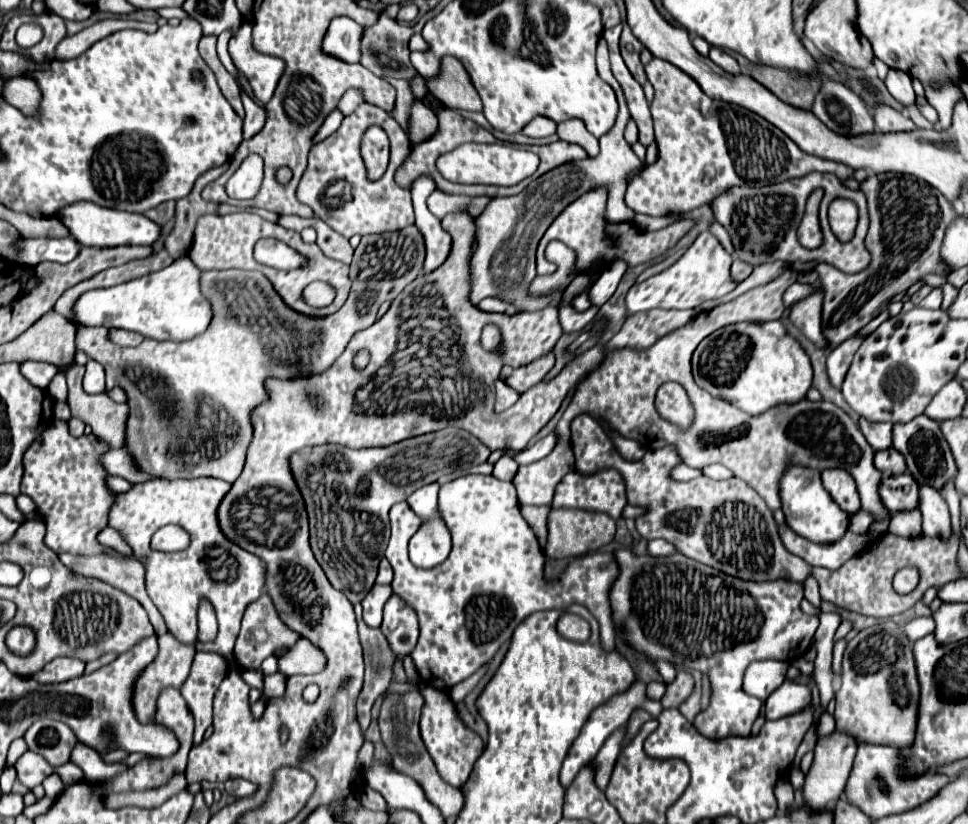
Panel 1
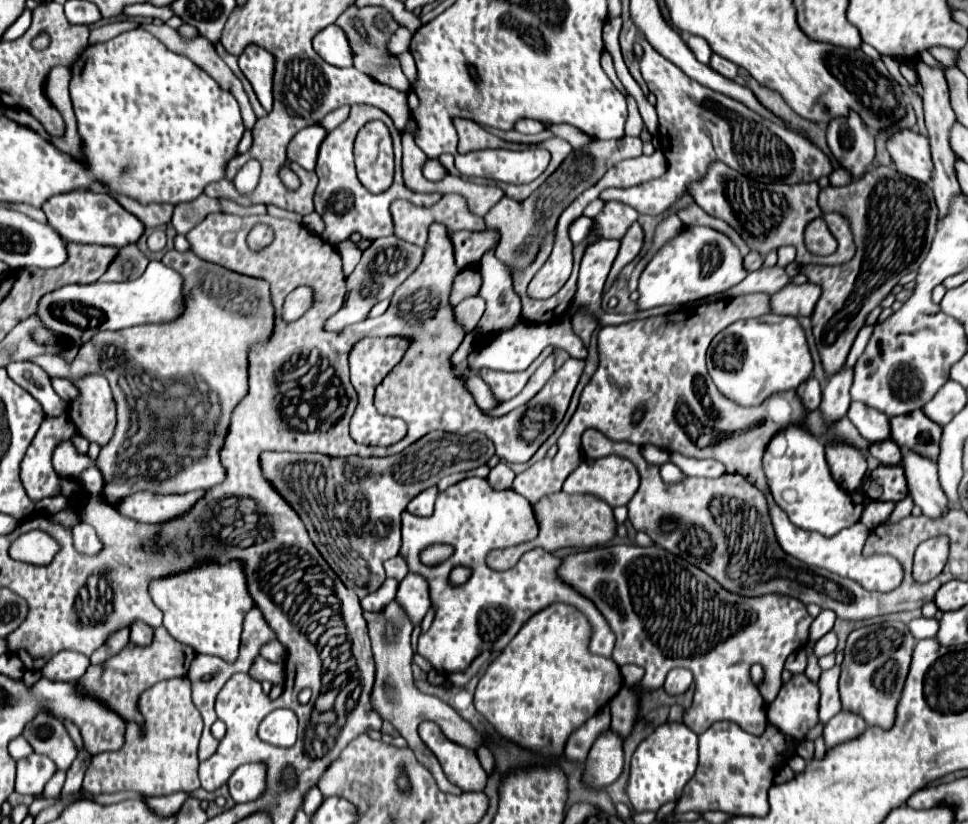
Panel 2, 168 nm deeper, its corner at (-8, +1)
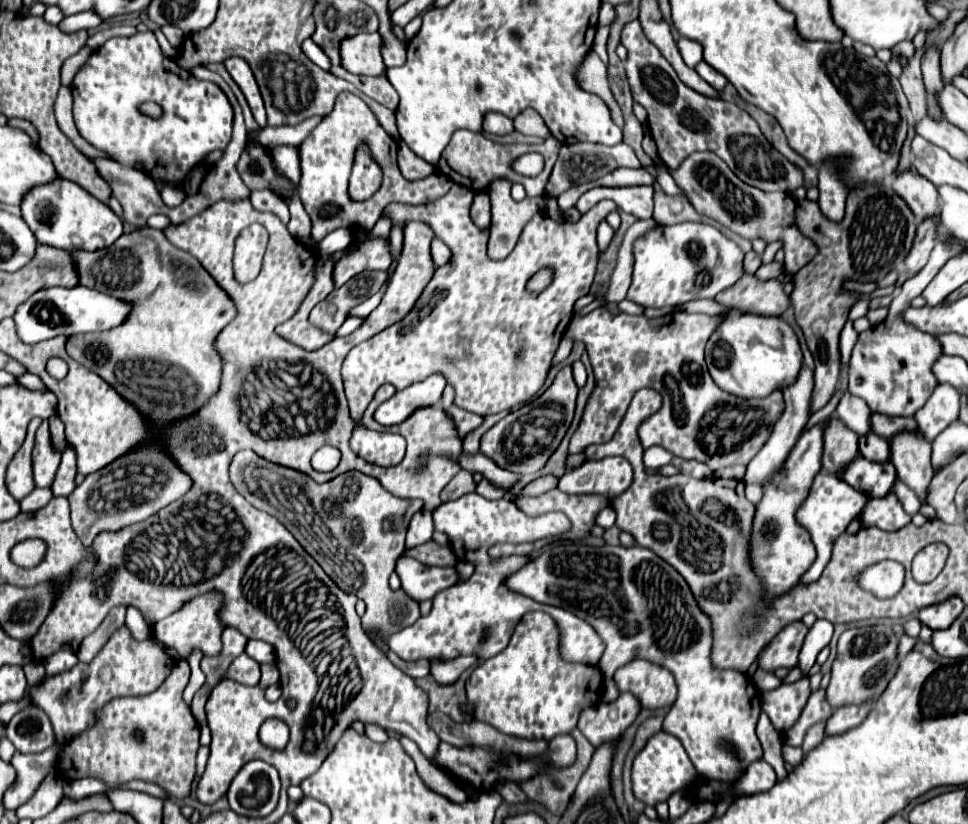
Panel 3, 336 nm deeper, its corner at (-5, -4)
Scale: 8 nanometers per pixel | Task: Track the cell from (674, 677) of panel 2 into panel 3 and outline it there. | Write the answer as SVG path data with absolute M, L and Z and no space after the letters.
M630 660L614 672L620 692L630 692L638 698L642 708L672 706L676 700L676 682L670 670L648 660Z

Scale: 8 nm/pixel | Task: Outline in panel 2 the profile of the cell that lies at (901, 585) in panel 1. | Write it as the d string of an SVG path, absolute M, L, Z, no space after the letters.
M935 537L923 541L915 551L915 563L913 563L913 579L917 583L931 581L937 577L947 561L949 555L949 539L947 537Z

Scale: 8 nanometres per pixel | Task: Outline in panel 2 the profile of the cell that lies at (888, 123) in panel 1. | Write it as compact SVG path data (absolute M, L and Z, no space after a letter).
M911 129L893 131L887 139L887 151L903 175L917 181L929 181L933 163L929 153L929 139Z

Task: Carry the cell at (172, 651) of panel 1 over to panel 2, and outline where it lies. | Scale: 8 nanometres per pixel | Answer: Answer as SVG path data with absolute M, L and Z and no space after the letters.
M157 627L153 645L149 645L149 647L135 647L135 645L129 643L119 655L111 657L103 665L91 665L87 669L87 673L85 673L85 677L79 679L79 687L87 695L93 695L93 697L105 701L123 719L142 724L144 718L139 713L139 709L137 709L139 695L143 691L151 689L155 683L159 683L163 679L173 679L173 677L187 675L185 659L187 659L185 645L181 645L177 639L173 639L165 627Z

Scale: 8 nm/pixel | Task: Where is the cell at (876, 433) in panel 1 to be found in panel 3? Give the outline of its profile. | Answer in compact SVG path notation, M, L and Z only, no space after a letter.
M844 392L838 408L836 408L836 416L848 426L852 428L858 436L868 434L870 430L870 408L866 406L866 402L858 396L852 396L850 392Z

